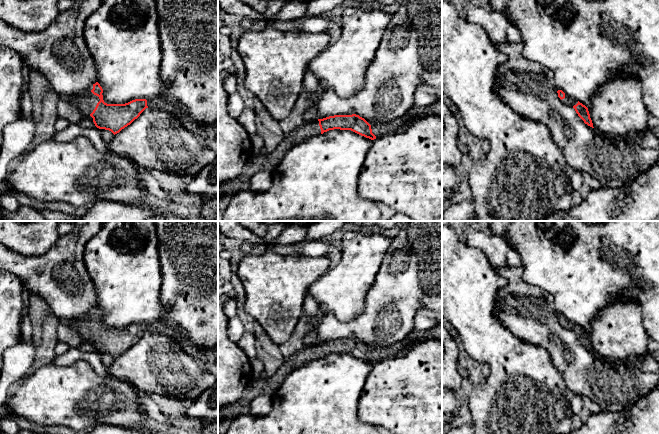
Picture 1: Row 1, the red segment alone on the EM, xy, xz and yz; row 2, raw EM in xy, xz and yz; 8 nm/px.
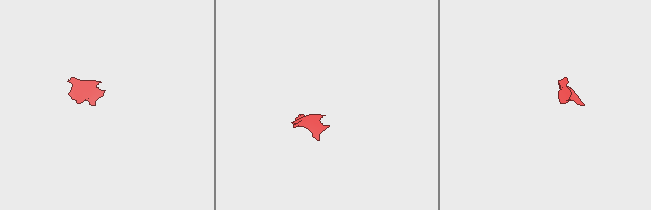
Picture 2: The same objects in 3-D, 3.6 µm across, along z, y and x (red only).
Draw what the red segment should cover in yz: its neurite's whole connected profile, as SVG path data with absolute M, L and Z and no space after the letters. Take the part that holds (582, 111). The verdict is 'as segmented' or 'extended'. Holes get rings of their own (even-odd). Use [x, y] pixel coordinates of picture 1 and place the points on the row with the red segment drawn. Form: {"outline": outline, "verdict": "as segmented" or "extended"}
{"outline": "M558 90L557 93L558 97L561 99L563 103L570 105L575 109L576 113L584 121L585 124L594 128L588 108L585 105L575 100L574 98L566 95L562 90Z", "verdict": "extended"}

